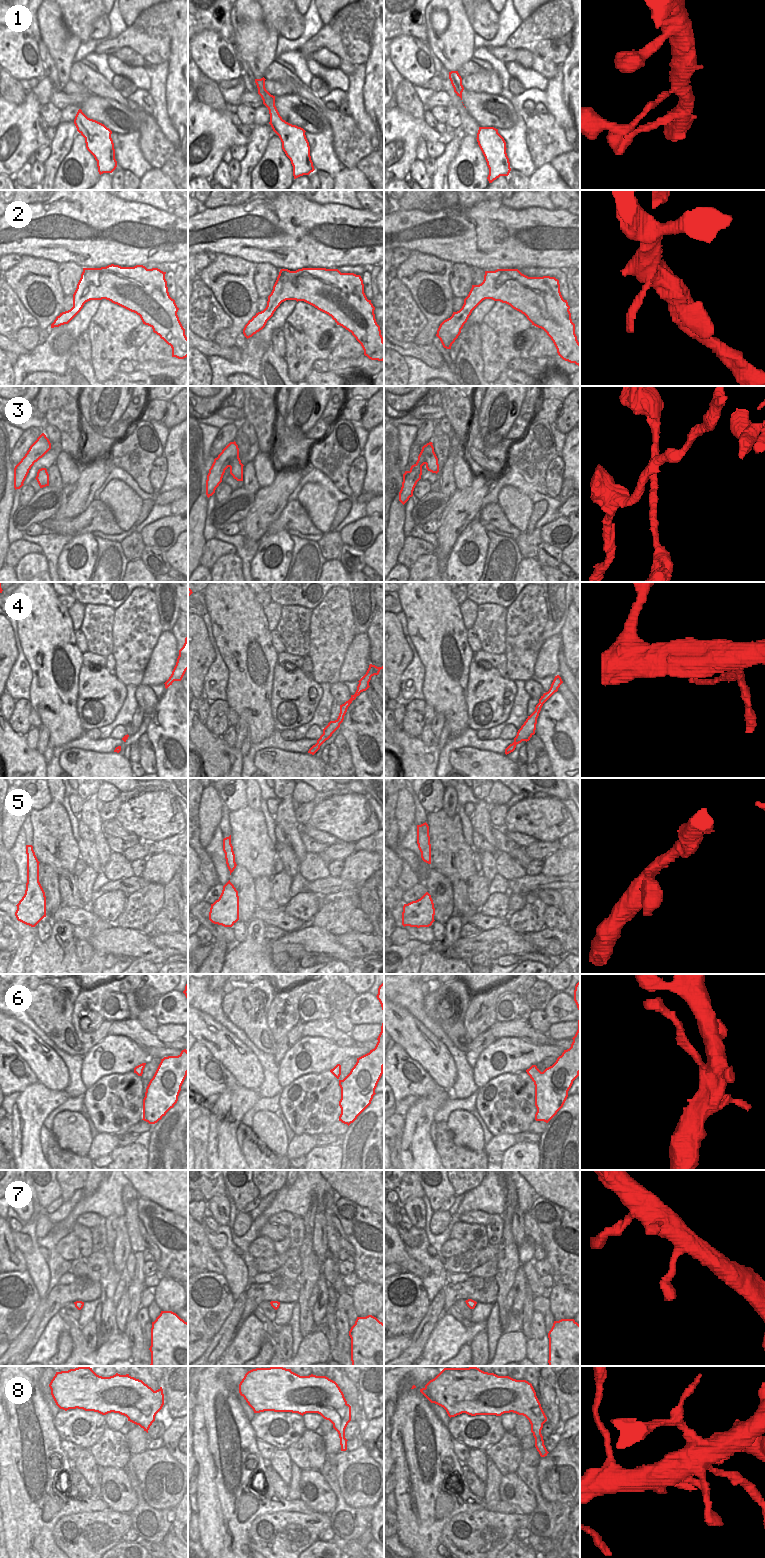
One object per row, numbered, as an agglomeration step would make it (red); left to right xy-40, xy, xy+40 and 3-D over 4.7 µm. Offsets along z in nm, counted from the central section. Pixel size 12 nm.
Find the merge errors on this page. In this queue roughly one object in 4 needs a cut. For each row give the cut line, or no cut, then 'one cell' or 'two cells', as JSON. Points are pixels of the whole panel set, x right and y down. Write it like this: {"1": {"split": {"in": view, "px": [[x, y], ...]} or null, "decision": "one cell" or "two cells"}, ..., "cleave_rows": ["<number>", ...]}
{"1": {"split": null, "decision": "one cell"}, "2": {"split": null, "decision": "one cell"}, "3": {"split": {"in": "xy", "px": [[238, 455], [229, 466]]}, "decision": "two cells"}, "4": {"split": null, "decision": "one cell"}, "5": {"split": null, "decision": "one cell"}, "6": {"split": null, "decision": "one cell"}, "7": {"split": null, "decision": "one cell"}, "8": {"split": null, "decision": "one cell"}, "cleave_rows": ["3"]}

